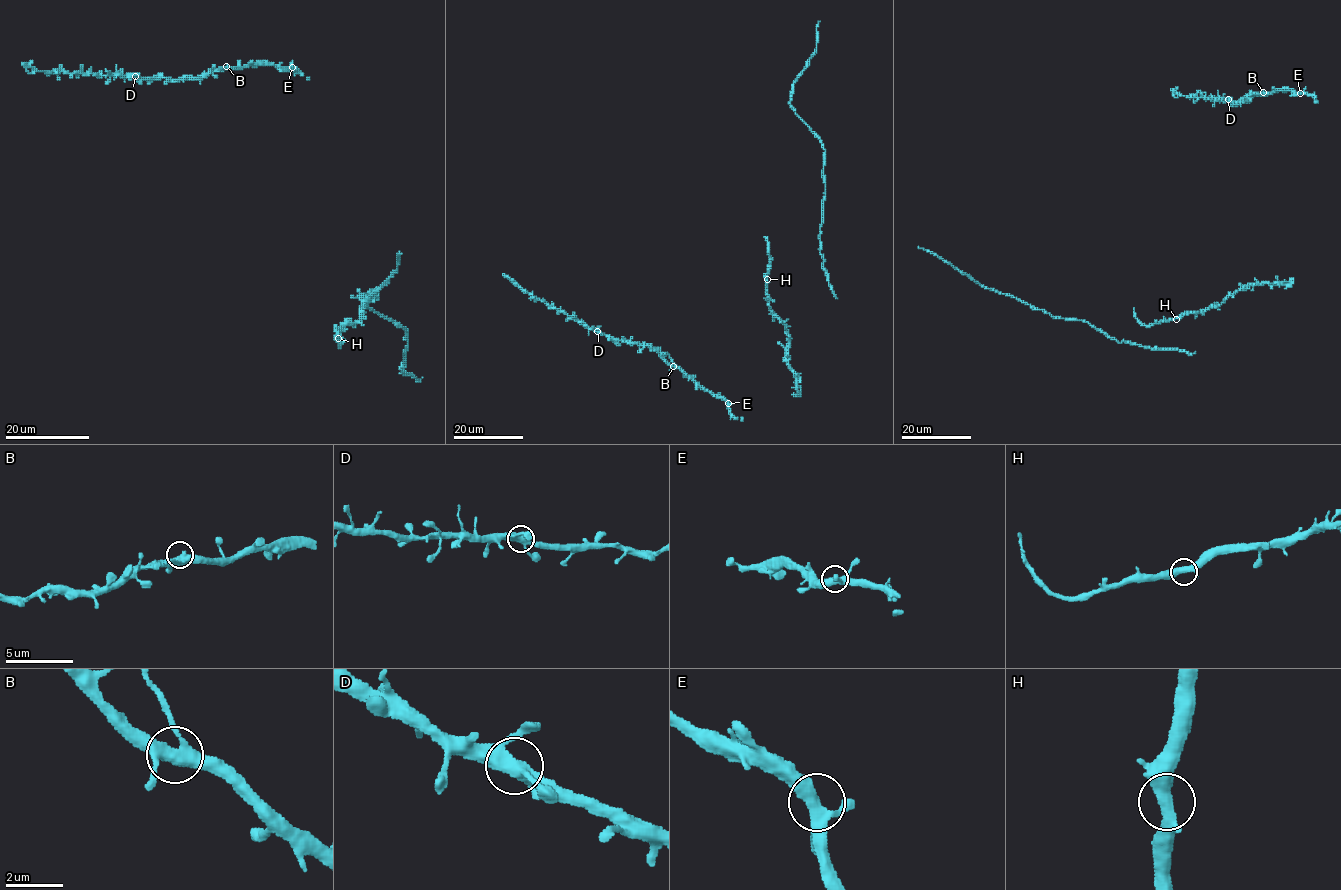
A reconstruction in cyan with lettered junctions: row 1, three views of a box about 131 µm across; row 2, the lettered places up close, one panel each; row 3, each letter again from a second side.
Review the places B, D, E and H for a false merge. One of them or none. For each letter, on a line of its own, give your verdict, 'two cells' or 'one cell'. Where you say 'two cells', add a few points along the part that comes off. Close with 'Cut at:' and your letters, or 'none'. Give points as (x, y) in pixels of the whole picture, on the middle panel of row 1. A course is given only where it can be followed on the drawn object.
B: one cell
D: one cell
E: one cell
H: one cell
Cut at: none

